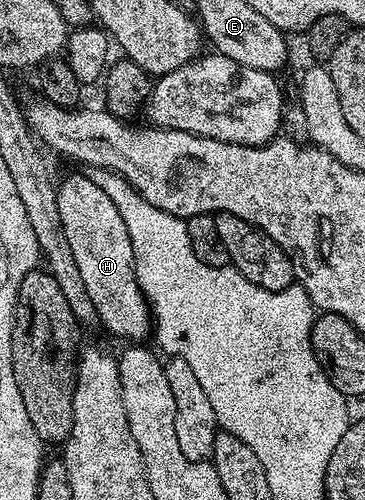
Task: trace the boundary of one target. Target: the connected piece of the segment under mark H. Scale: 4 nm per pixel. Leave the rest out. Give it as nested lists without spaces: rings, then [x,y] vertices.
[[[68,176],[61,183],[59,181],[56,198],[58,214],[62,214],[62,230],[66,230],[66,242],[70,242],[70,254],[74,254],[74,263],[82,274],[82,283],[86,285],[86,294],[90,294],[90,302],[94,302],[100,324],[108,327],[114,335],[121,336],[124,342],[143,341],[143,336],[153,331],[154,321],[148,300],[136,281],[134,250],[130,234],[126,230],[126,222],[122,222],[122,214],[118,214],[114,202],[110,202],[110,197],[90,176]]]

